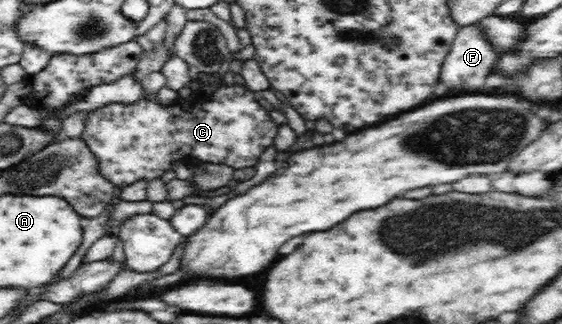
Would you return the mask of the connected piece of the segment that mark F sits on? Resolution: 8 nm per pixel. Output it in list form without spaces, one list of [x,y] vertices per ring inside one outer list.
[[[476,23],[461,27],[454,37],[447,57],[444,58],[443,68],[440,69],[437,94],[440,94],[442,90],[450,94],[452,90],[454,92],[474,92],[480,86],[485,88],[485,80],[490,75],[488,72],[493,70],[496,63],[496,54],[489,40],[480,31],[480,25]]]

